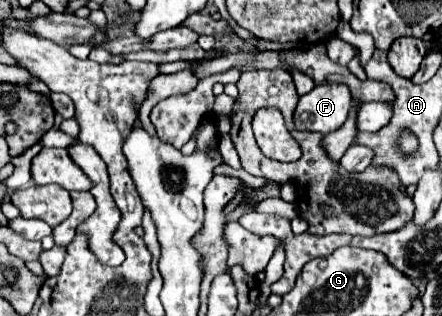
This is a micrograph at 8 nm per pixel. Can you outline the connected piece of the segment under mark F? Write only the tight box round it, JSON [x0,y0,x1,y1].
[293,84,351,134]

